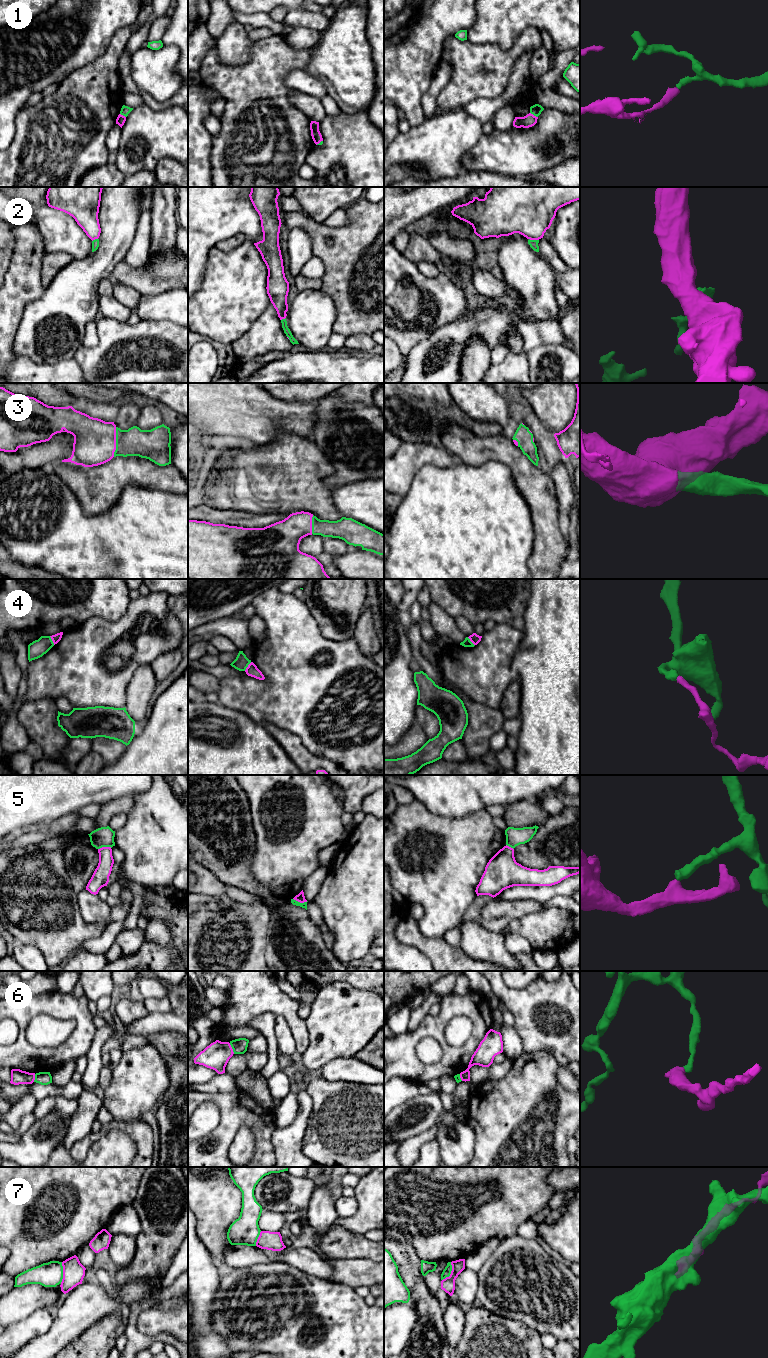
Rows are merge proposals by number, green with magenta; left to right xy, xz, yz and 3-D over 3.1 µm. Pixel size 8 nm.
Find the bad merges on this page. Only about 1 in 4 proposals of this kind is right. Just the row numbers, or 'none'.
1, 2, 4, 5, 6, 7

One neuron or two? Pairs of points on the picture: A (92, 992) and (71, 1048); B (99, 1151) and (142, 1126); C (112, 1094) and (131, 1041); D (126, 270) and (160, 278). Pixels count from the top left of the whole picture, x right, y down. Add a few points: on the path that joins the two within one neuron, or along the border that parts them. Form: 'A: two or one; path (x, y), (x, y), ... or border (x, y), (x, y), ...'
A: two; border (85, 995), (88, 999)
B: two; border (104, 1135), (124, 1131), (135, 1143), (135, 1155)
C: two; border (147, 1043), (131, 1047), (122, 1052)
D: one; path (134, 277), (152, 278)

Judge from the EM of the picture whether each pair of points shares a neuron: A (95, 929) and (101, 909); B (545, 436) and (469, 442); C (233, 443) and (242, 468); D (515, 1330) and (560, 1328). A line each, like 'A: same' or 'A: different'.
A: different
B: different
C: different
D: different

